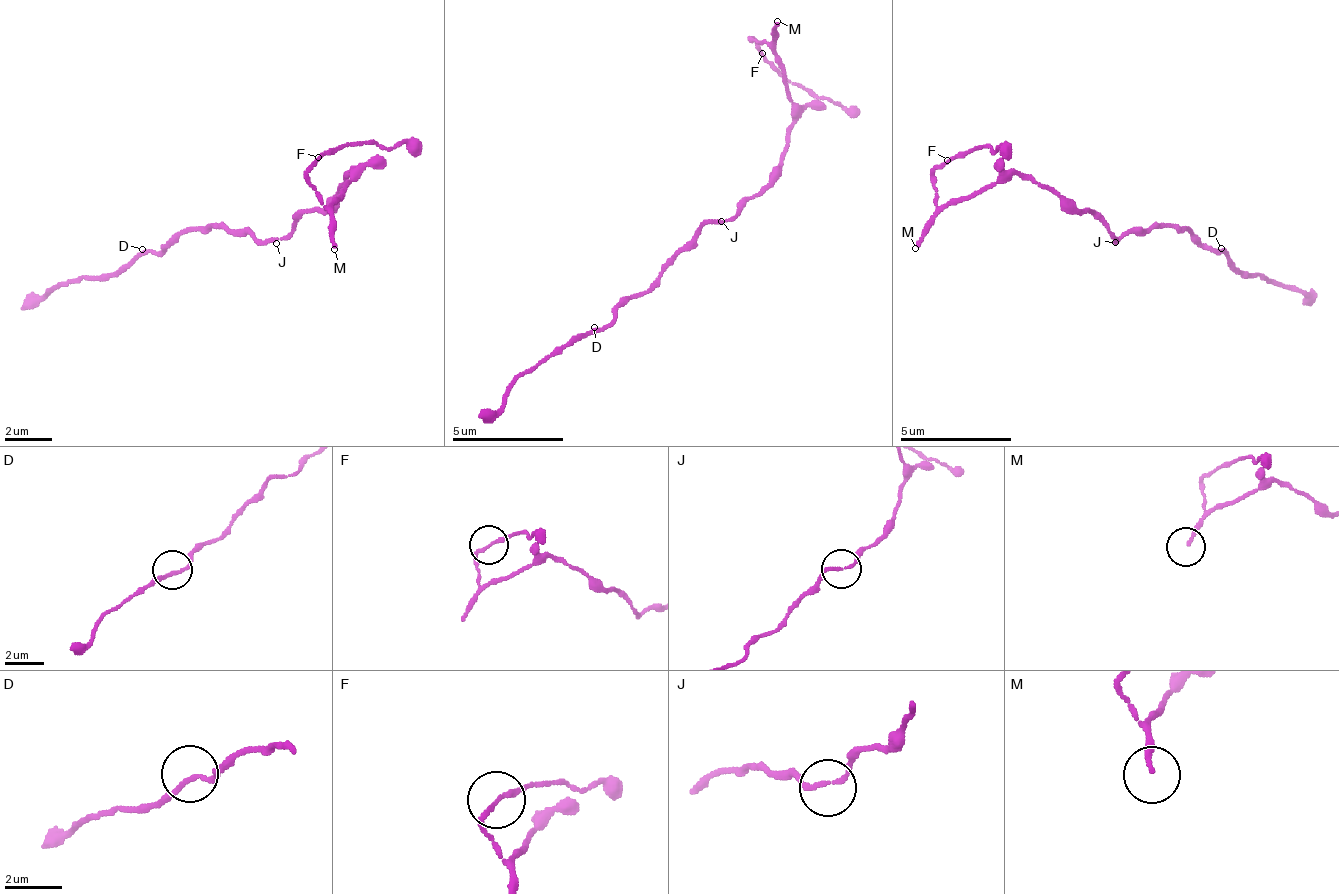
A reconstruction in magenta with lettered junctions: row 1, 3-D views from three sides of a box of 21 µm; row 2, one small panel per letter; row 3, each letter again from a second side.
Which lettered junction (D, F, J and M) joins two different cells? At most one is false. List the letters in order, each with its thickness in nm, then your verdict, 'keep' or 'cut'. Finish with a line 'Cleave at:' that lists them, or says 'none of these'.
D: 160 nm thick; keep
F: 150 nm thick; keep
J: 150 nm thick; keep
M: 190 nm thick; keep
Cleave at: none of these

